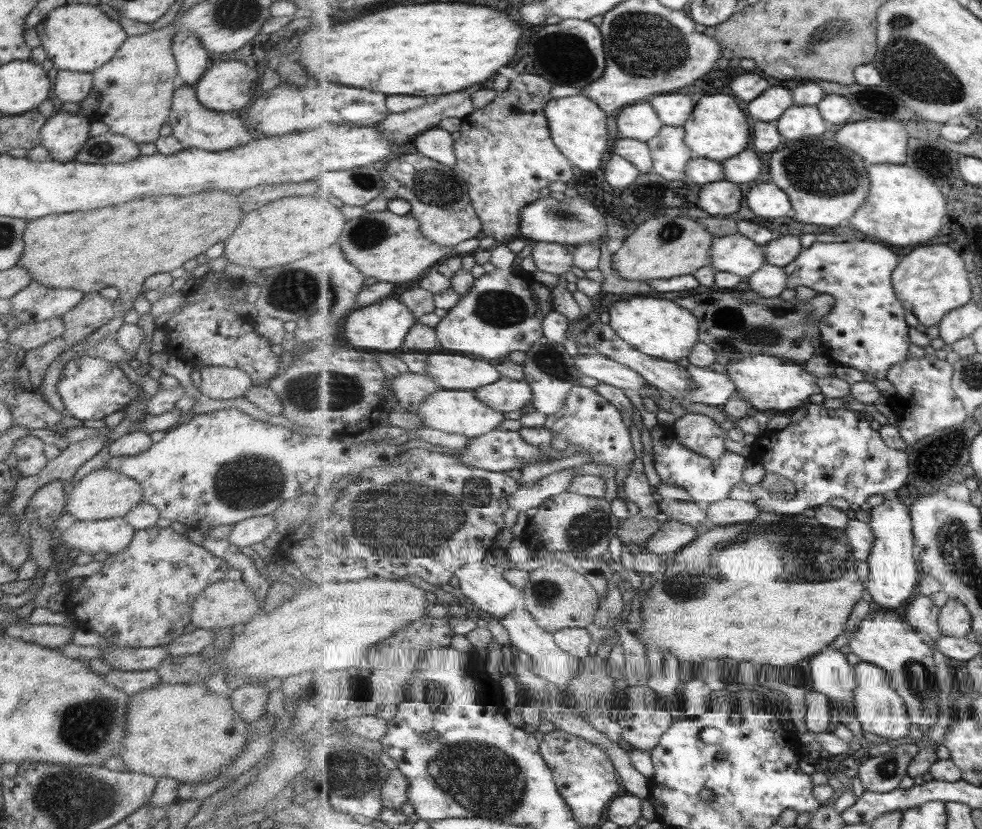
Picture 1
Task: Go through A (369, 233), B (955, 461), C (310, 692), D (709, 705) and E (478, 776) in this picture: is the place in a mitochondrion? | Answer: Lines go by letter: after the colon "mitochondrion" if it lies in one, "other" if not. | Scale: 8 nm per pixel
A: mitochondrion
B: other
C: other
D: other
E: mitochondrion

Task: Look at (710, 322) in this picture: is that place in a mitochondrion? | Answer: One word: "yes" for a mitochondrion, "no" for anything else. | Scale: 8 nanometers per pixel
yes

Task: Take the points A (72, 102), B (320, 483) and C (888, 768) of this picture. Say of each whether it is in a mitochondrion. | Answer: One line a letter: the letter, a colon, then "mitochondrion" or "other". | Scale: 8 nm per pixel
A: other
B: other
C: mitochondrion

